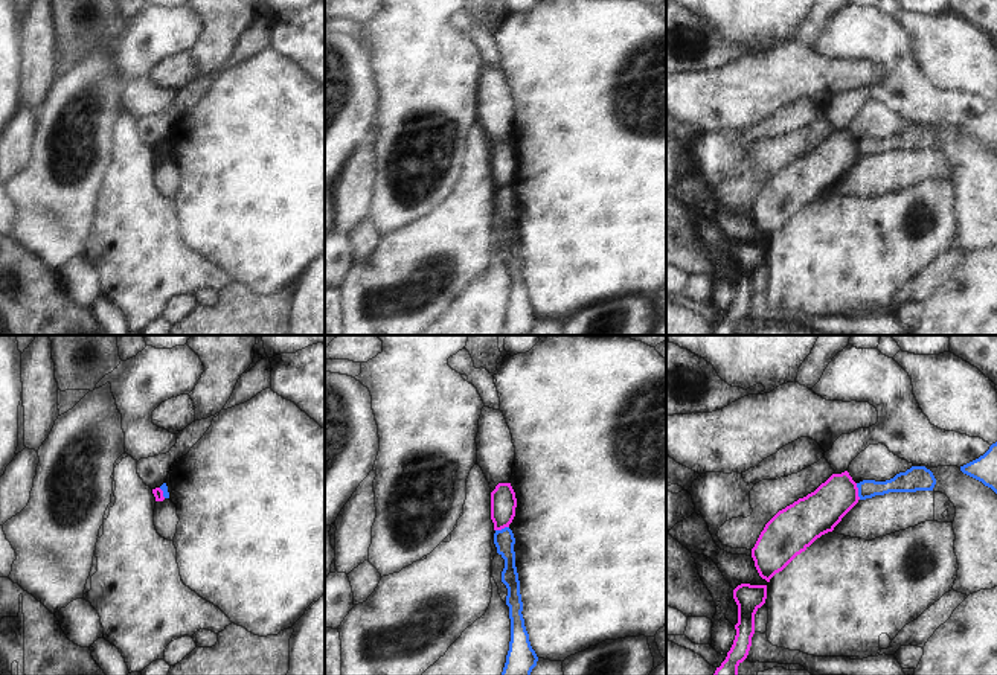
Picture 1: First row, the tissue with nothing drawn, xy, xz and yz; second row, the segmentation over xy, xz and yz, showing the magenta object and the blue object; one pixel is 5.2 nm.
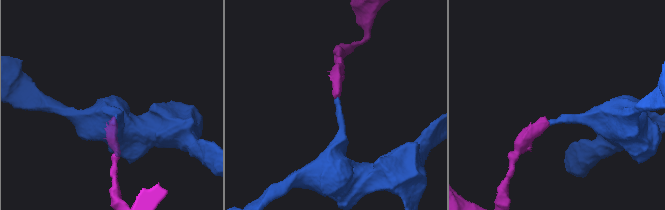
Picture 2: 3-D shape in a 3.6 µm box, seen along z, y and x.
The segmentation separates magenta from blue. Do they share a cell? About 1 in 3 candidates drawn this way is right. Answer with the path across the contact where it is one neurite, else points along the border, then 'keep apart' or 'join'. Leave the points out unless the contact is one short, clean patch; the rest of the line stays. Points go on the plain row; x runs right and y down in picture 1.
keep apart

